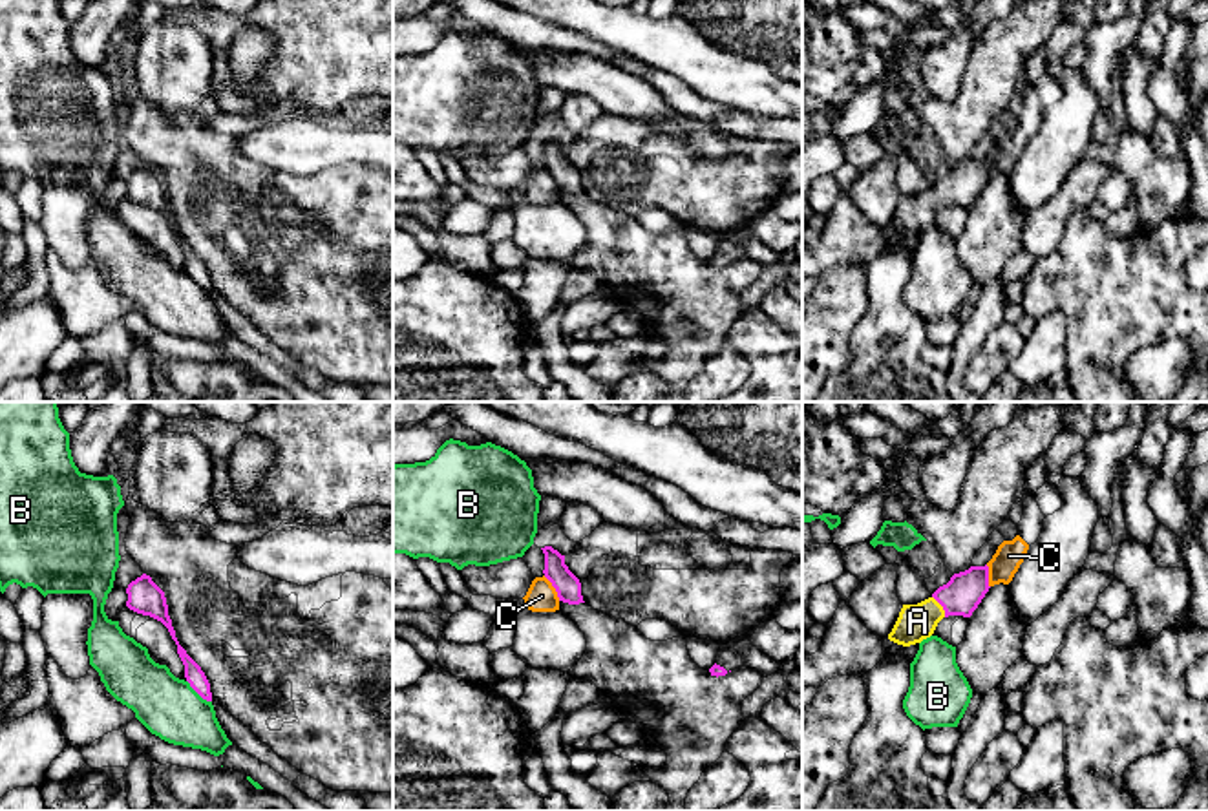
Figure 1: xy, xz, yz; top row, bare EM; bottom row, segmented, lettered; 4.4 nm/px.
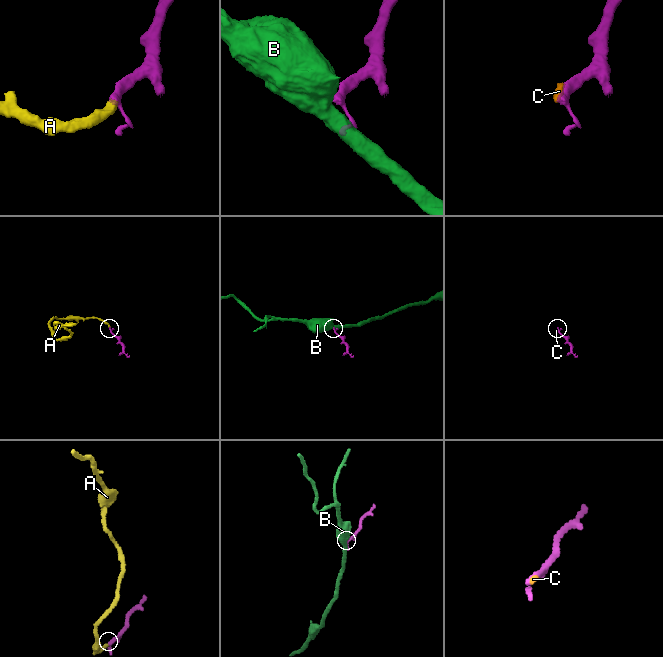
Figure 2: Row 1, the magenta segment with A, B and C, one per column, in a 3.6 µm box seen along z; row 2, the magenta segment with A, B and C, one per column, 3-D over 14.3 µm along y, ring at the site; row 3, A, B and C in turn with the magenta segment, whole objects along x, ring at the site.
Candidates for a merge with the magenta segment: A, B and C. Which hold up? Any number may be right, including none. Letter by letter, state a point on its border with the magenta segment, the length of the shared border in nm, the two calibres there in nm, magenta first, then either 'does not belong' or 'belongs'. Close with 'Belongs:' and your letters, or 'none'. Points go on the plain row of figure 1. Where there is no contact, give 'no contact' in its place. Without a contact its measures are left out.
A: yz (942, 196) | 110 nm | 170/160 nm | belongs
B: xy (198, 284) | 150 nm | 80/280 nm | does not belong
C: xz (554, 178) | 130 nm | 110/140 nm | does not belong
Belongs: A

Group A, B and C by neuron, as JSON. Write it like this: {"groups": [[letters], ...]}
{"groups": [["A"], ["B"], ["C"]]}

